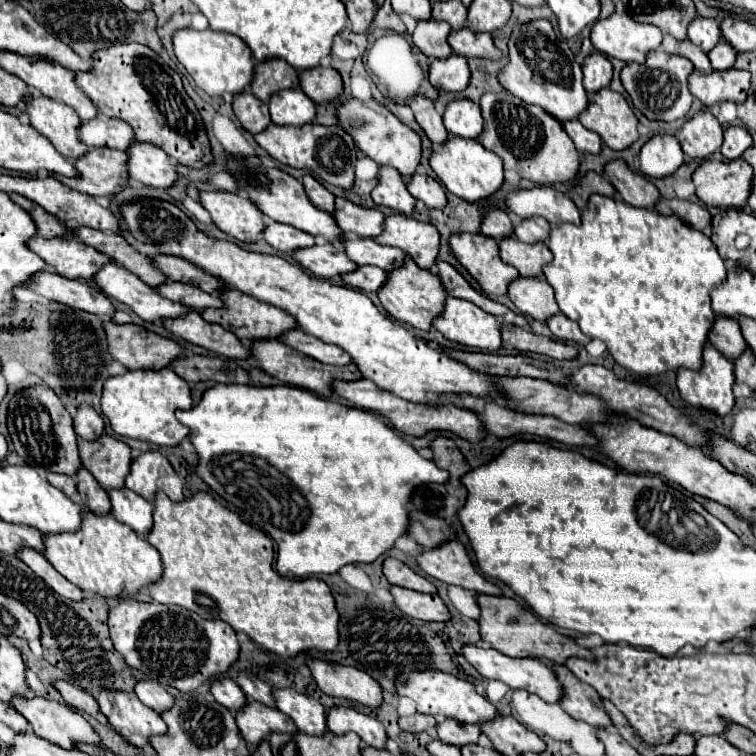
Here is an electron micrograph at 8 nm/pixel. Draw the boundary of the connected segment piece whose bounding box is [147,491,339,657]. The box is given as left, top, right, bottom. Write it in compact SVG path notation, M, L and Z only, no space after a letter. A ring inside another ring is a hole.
M199 491L181 503L159 493L153 501L153 527L147 541L159 551L163 575L149 587L157 603L179 605L207 619L221 619L265 649L295 657L311 647L333 651L339 641L339 615L321 579L285 579L273 568L272 539Z

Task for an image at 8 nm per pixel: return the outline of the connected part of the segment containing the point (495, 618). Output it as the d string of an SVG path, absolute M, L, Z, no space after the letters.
M479 595L477 603L481 607L481 637L483 641L491 643L493 649L501 651L509 657L533 657L533 659L547 659L555 665L563 665L569 657L583 657L583 659L595 659L589 649L583 649L575 643L575 639L555 631L541 619L537 619L527 607L517 603L515 599L507 597L493 597L493 595Z

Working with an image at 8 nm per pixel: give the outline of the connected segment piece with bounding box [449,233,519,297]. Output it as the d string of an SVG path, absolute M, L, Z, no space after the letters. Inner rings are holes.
M481 233L449 235L449 251L489 297L505 295L509 283L519 277L515 267L501 261L497 241Z

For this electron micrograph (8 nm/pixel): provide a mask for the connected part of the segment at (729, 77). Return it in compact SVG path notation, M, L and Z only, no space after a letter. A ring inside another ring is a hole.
M731 69L731 71L713 71L711 75L703 75L701 71L693 71L689 75L689 91L701 99L705 105L721 103L721 101L745 101L749 89L749 71Z

